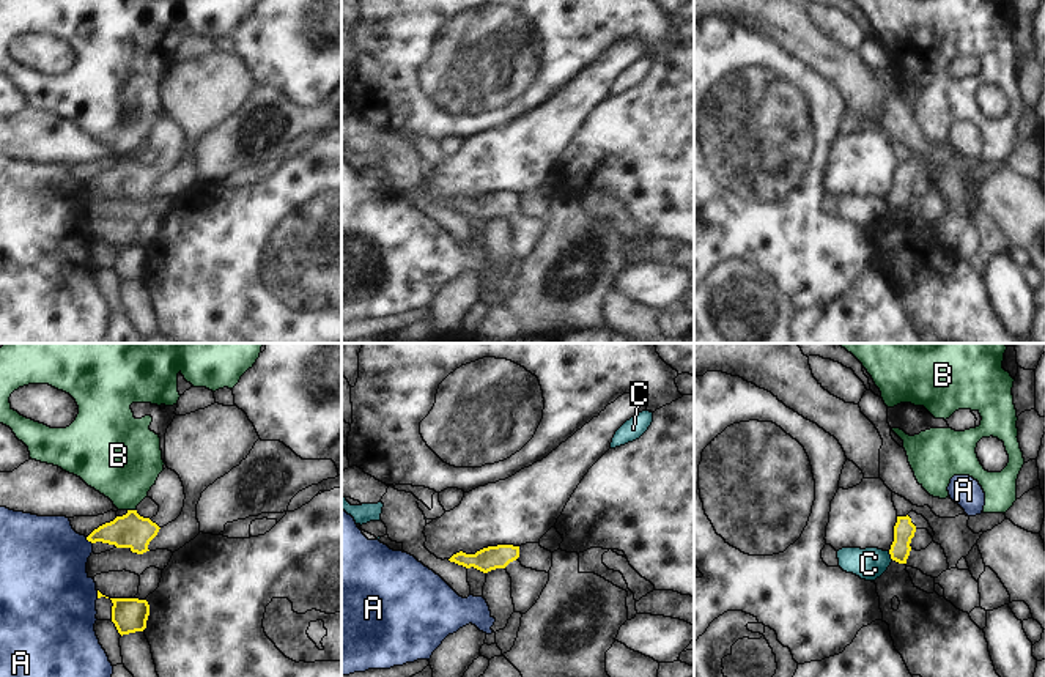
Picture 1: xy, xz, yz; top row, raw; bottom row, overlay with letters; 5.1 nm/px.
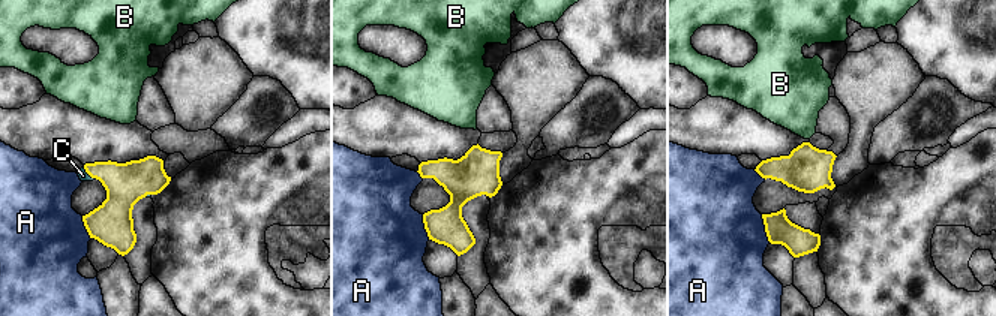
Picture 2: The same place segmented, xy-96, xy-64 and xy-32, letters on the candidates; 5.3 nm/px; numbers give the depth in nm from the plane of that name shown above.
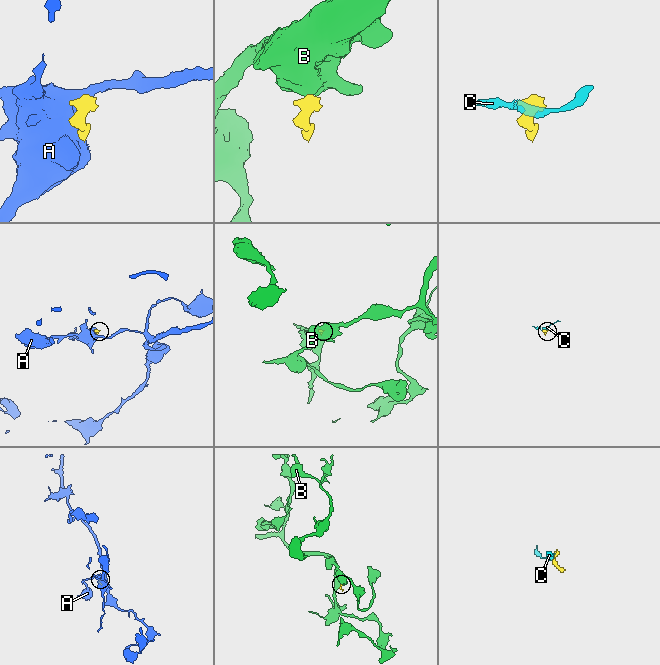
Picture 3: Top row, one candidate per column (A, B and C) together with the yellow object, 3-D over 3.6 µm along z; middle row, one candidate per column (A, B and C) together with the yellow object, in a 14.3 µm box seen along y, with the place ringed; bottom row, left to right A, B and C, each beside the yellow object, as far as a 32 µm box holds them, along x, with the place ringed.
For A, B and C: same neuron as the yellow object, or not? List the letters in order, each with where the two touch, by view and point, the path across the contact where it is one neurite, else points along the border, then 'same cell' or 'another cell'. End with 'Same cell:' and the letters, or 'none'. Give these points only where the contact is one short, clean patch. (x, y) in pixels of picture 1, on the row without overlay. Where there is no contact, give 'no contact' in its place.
A: meets yellow in xy at (88, 188); another cell
B: meets yellow in xy at (132, 158); border along xy (128, 156), (136, 158); another cell
C: meets yellow in yz at (891, 203); border along yz (888, 199), (893, 207); another cell
Same cell: none

